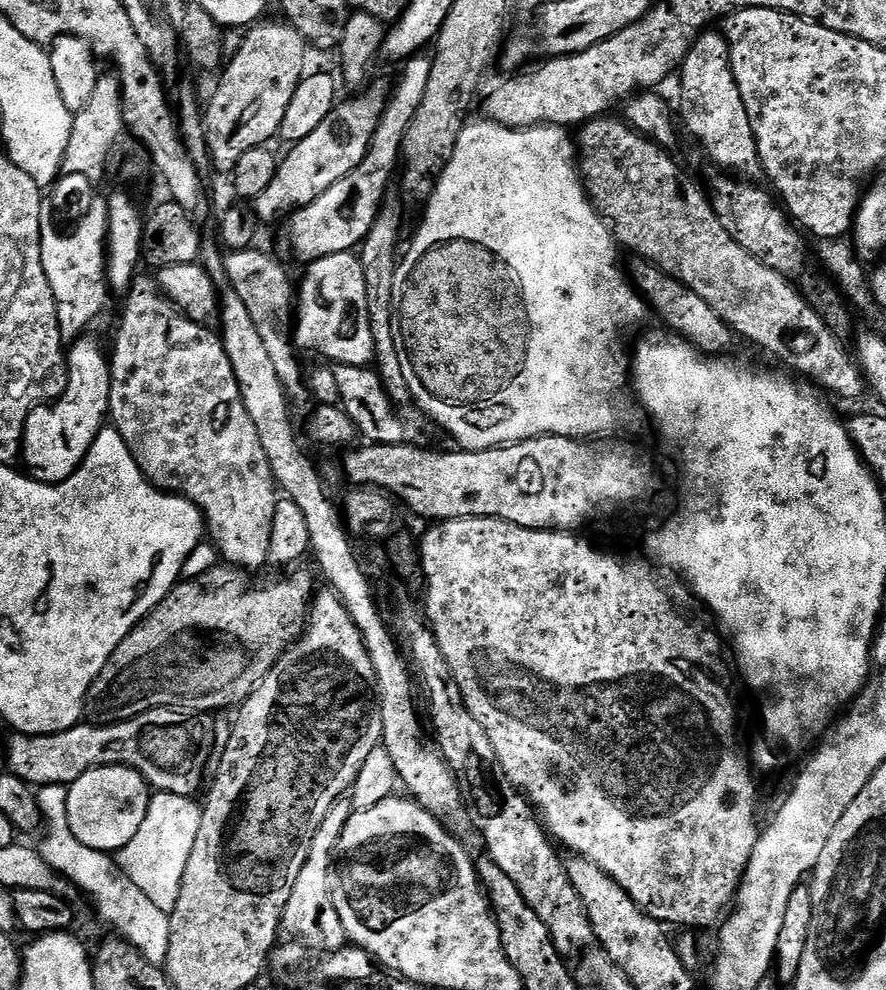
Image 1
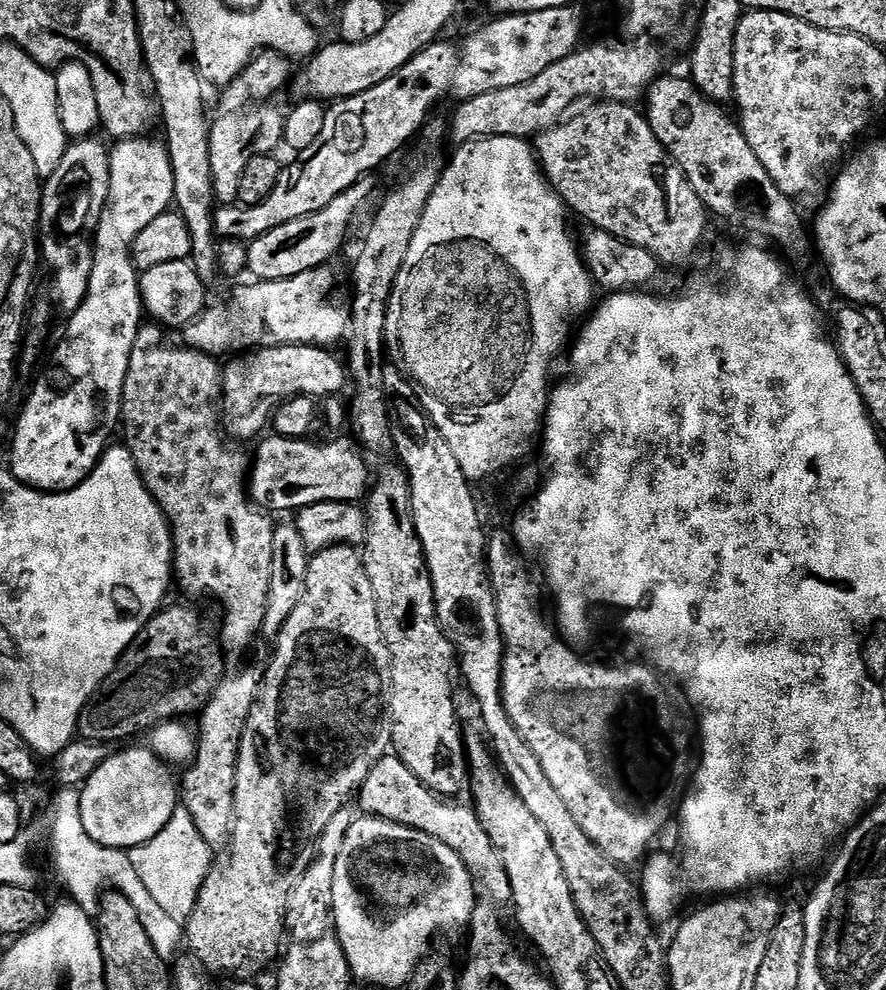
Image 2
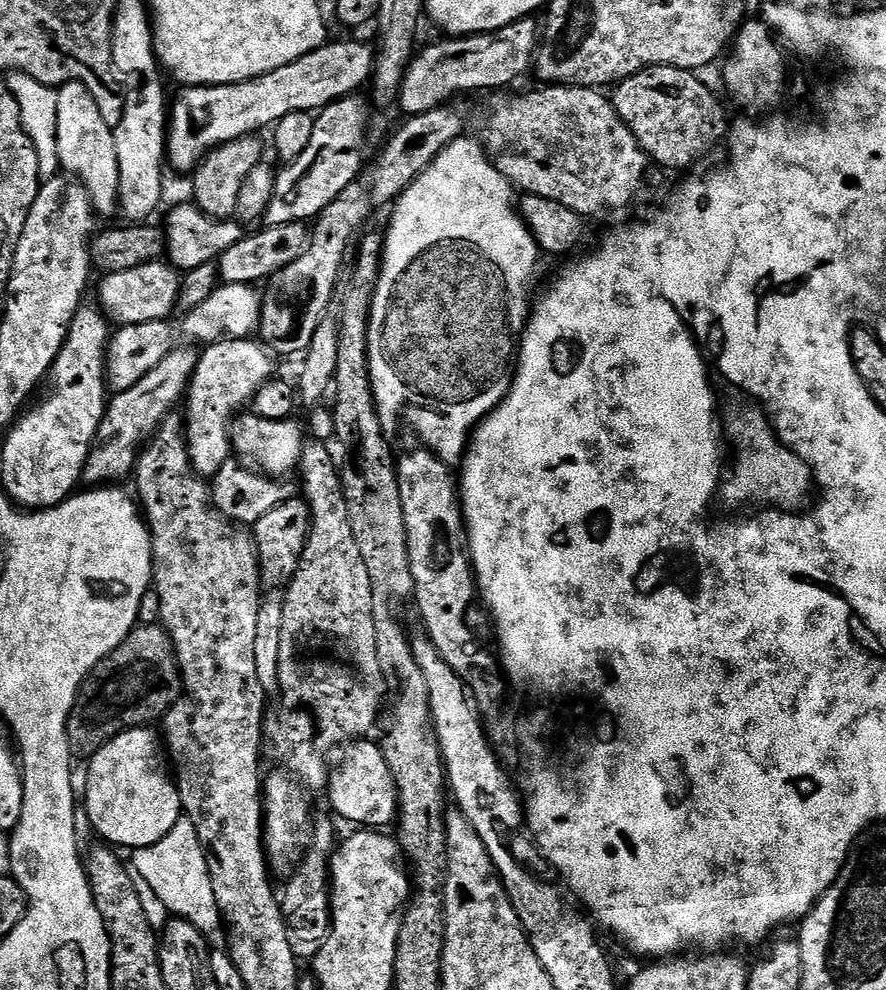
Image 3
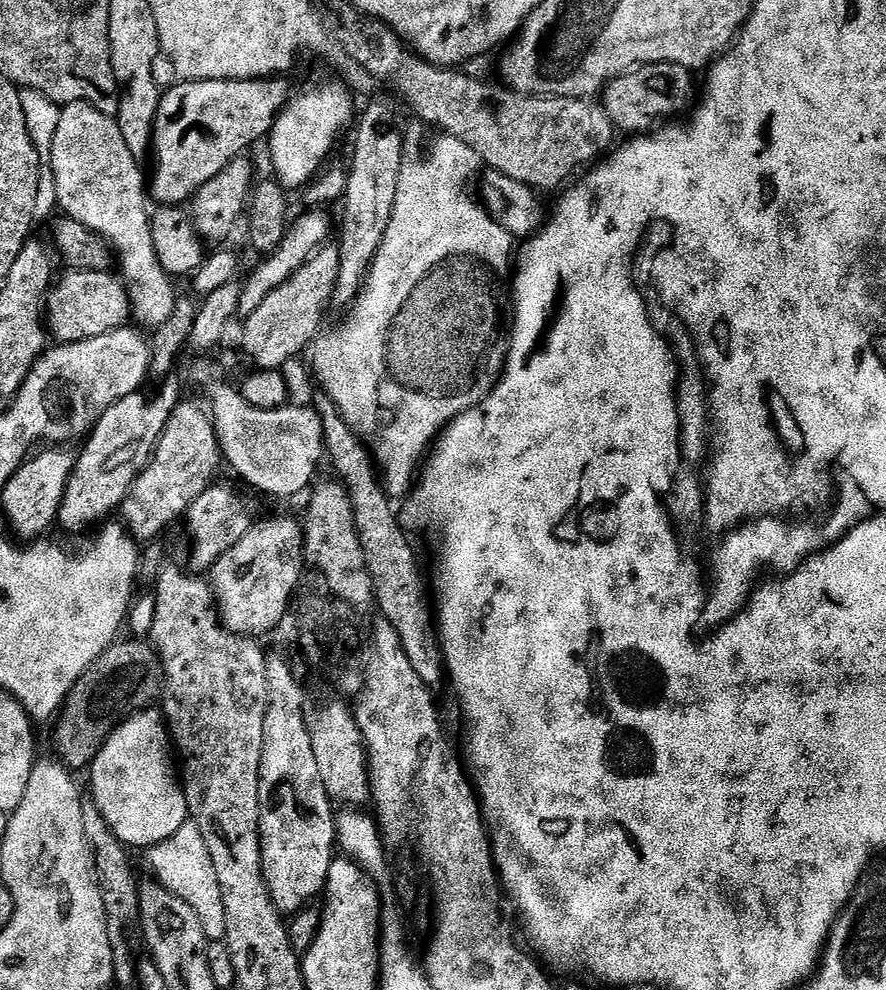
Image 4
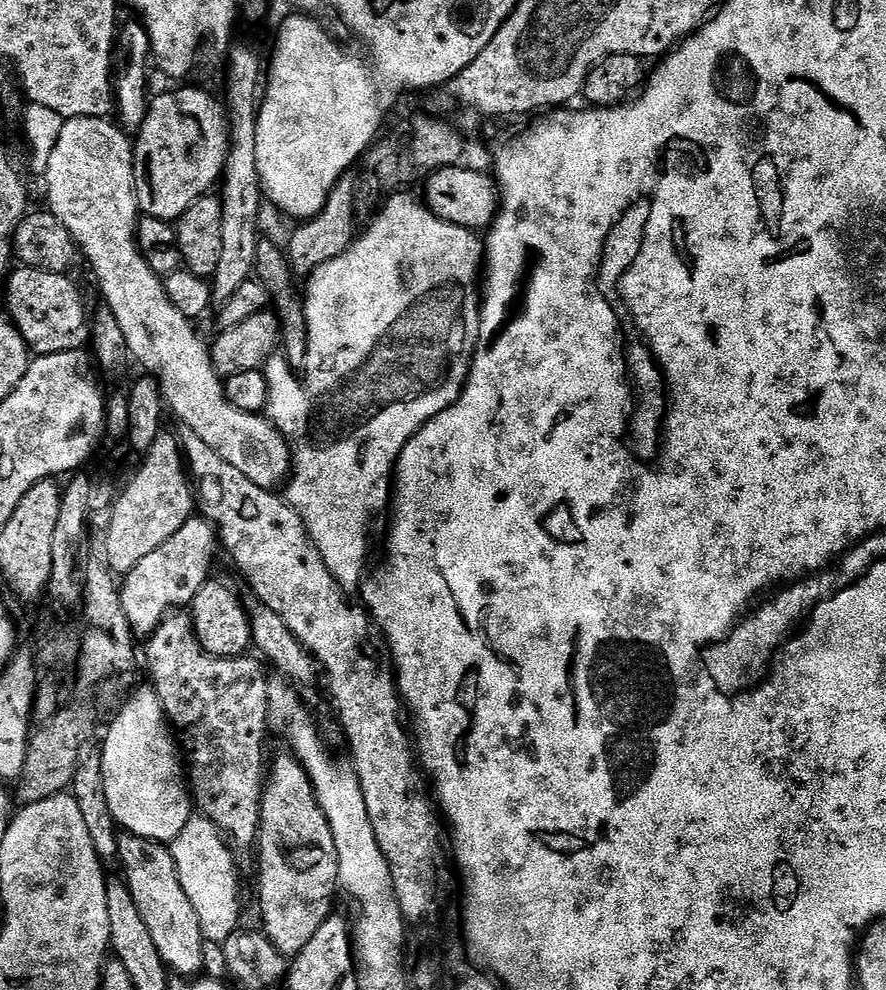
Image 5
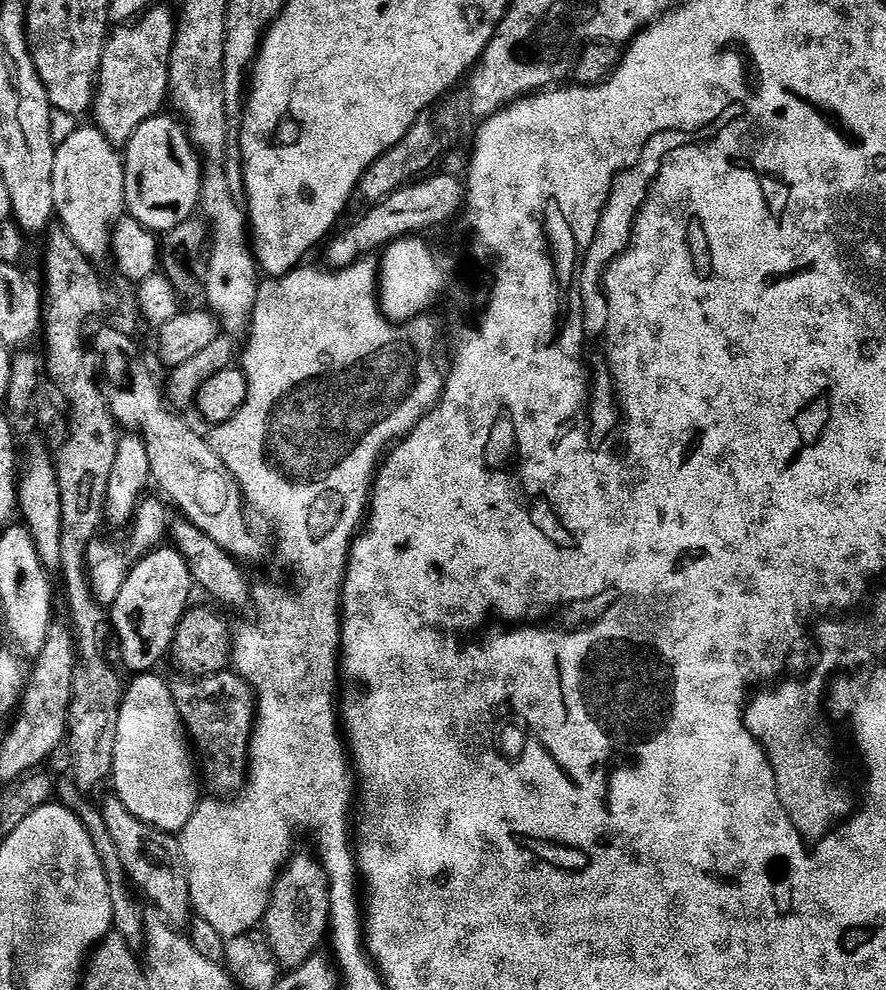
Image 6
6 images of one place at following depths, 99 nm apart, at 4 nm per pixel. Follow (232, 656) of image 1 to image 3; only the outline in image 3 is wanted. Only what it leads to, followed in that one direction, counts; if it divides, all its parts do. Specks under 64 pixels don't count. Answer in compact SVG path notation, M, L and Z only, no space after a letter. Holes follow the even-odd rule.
M159 623L143 628L137 626L132 633L92 671L76 701L76 709L68 720L68 737L77 757L92 757L106 742L132 728L152 726L178 703L184 691L184 678L176 657L172 639Z

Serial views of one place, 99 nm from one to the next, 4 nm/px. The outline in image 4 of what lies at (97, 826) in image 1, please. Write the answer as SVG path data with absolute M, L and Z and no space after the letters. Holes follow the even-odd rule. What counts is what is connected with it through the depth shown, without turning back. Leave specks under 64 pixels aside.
M149 710L131 716L117 724L102 750L90 765L92 772L91 803L98 806L102 818L114 830L114 834L126 846L147 850L170 838L189 819L188 803L184 797L184 785L174 763L174 745L168 735L168 726L163 711Z

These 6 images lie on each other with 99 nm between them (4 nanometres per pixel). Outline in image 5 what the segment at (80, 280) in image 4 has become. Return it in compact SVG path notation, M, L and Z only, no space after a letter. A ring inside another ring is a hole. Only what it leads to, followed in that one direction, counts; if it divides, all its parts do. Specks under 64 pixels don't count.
M16 266L9 271L6 277L8 285L4 288L4 300L8 303L6 315L12 325L22 334L22 338L28 344L29 353L36 356L58 354L59 352L81 351L80 347L87 345L92 339L92 320L90 312L88 316L88 304L80 293L78 285L72 281L71 275L50 270L38 270Z

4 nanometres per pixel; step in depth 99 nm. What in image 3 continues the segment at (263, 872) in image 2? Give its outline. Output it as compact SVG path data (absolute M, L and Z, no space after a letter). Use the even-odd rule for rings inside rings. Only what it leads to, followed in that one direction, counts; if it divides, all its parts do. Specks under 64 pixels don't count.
M305 443L301 463L304 470L302 496L312 511L312 523L304 555L300 557L300 567L287 585L284 596L278 681L280 705L273 716L271 713L265 719L264 739L267 751L269 748L273 758L280 763L277 765L299 780L309 793L315 794L323 793L328 787L328 759L332 751L365 739L371 733L368 731L375 726L384 695L388 692L389 677L384 663L378 658L376 597L372 595L370 570L366 570L362 550L358 550L358 538L354 538L354 526L350 524L342 472L336 469L332 452L324 444Z

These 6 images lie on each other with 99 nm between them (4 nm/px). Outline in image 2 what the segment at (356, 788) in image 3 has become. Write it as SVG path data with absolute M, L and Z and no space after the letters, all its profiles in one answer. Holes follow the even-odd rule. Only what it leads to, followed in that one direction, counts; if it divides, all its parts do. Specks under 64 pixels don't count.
M395 754L381 755L370 772L366 774L364 781L361 782L358 789L358 800L359 796L361 808L359 811L363 815L377 816L379 820L392 820L395 824L422 830L426 834L438 838L438 842L446 842L446 846L450 846L450 850L454 850L454 854L458 854L458 858L462 858L462 862L472 874L473 881L482 889L483 895L485 892L496 904L511 905L512 891L510 890L510 878L506 874L506 866L502 866L498 850L494 846L494 842L490 842L490 834L486 834L479 816L476 815L475 807L468 805L467 808L464 804L452 804L456 802L431 792L425 784L418 782L418 778L414 778L412 771Z

